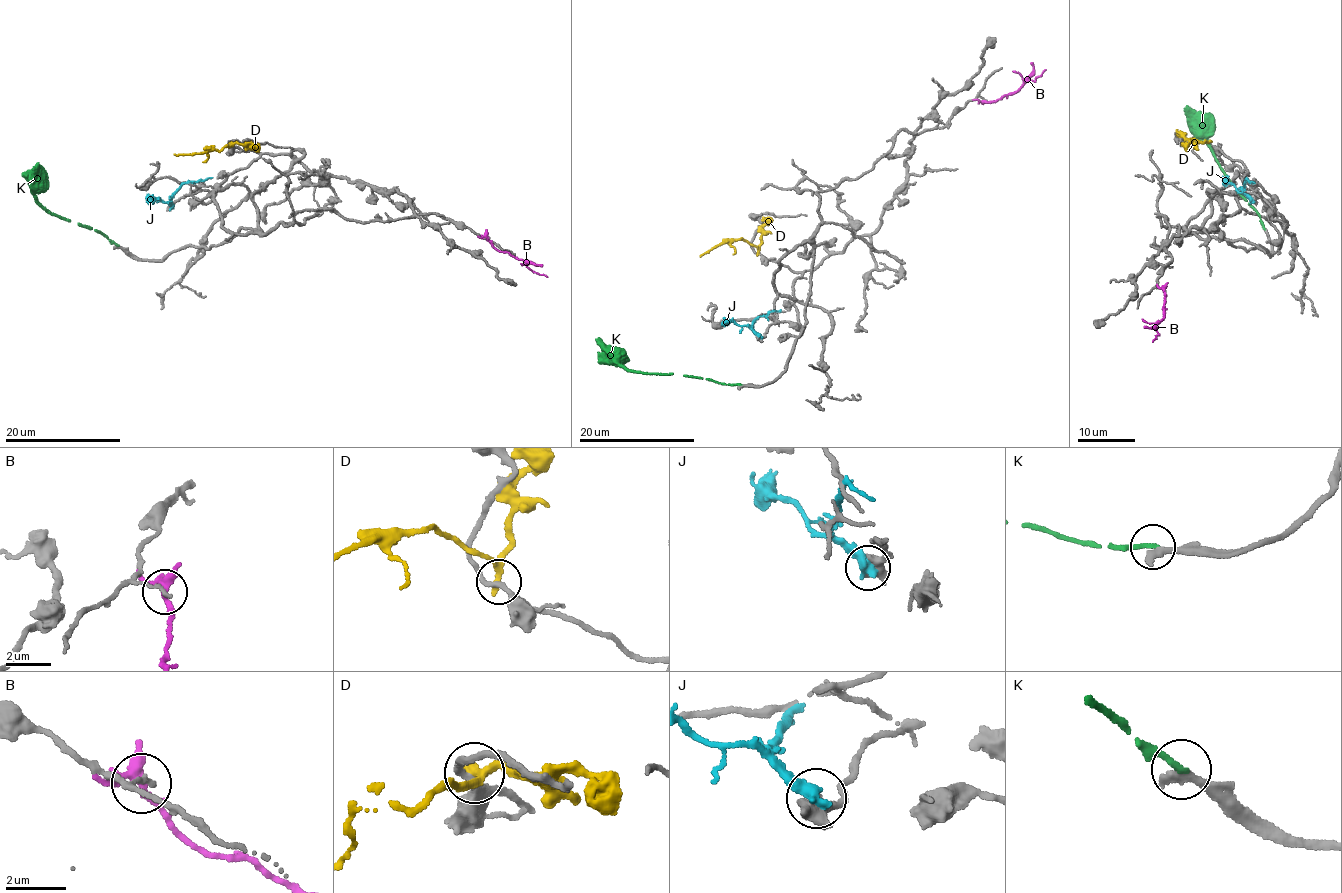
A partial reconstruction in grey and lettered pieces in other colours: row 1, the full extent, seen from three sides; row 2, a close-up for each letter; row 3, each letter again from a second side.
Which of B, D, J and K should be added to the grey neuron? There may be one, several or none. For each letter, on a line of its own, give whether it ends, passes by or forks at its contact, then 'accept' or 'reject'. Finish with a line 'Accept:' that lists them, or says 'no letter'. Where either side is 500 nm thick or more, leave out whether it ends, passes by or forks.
B: it forks; reject
D: it passes by; reject
J: reject
K: it ends; reject
Accept: no letter

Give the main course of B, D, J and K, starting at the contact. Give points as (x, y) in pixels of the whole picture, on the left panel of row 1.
B: (487, 238), (499, 250), (526, 262), (534, 272), (547, 277)
D: (231, 144), (221, 150), (174, 153)
J: (172, 207), (172, 197), (183, 183), (212, 177)
K: (118, 245), (95, 230), (52, 215), (38, 201), (34, 194), (38, 162)

